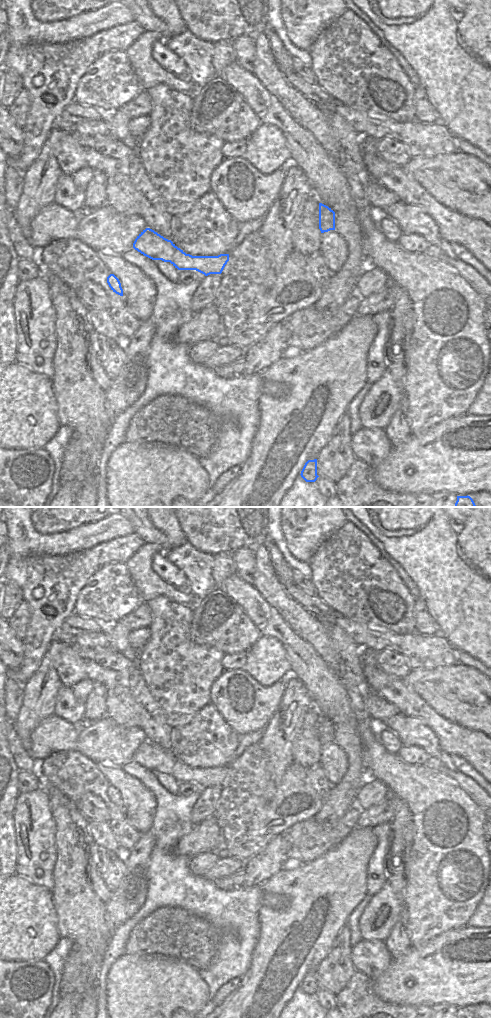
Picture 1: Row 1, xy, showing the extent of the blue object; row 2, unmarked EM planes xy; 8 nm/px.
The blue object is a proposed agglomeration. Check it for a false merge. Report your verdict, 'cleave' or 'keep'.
keep

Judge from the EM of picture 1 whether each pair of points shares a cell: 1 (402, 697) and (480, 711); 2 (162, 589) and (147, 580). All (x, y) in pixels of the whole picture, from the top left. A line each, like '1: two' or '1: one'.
1: two
2: one

